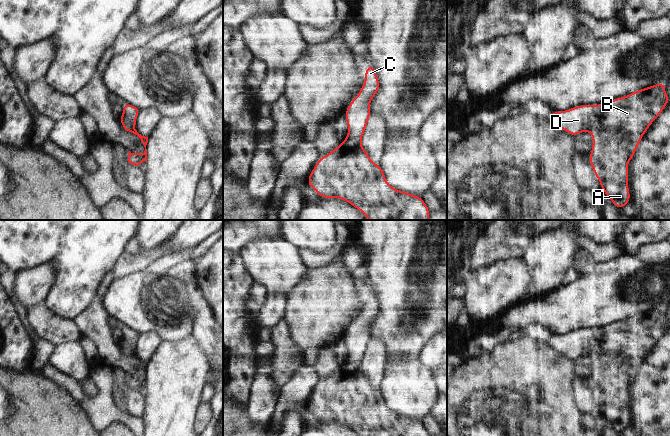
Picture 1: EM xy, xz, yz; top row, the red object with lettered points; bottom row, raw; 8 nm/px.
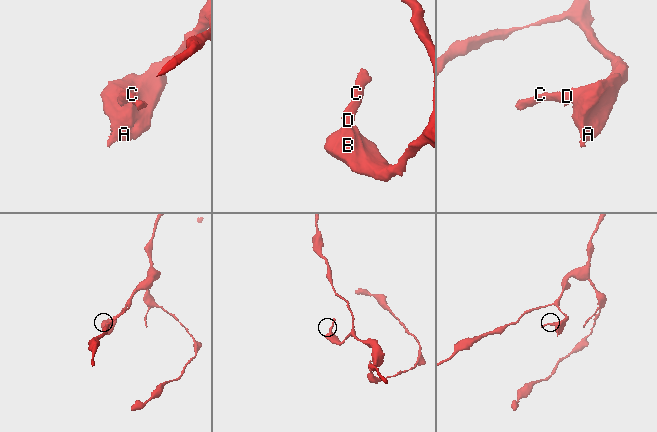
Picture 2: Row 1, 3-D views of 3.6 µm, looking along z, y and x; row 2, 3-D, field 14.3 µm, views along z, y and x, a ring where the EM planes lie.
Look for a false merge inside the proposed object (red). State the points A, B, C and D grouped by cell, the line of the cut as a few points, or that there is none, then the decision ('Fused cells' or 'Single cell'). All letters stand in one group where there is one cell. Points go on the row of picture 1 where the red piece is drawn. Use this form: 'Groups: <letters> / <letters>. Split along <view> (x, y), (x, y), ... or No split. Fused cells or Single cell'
Groups: A B C D. No split. Single cell

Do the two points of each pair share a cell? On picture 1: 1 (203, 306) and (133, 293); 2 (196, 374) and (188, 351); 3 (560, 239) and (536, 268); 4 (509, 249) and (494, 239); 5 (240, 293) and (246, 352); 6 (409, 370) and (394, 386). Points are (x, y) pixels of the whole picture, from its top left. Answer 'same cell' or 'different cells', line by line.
1: different cells
2: same cell
3: same cell
4: same cell
5: same cell
6: same cell

